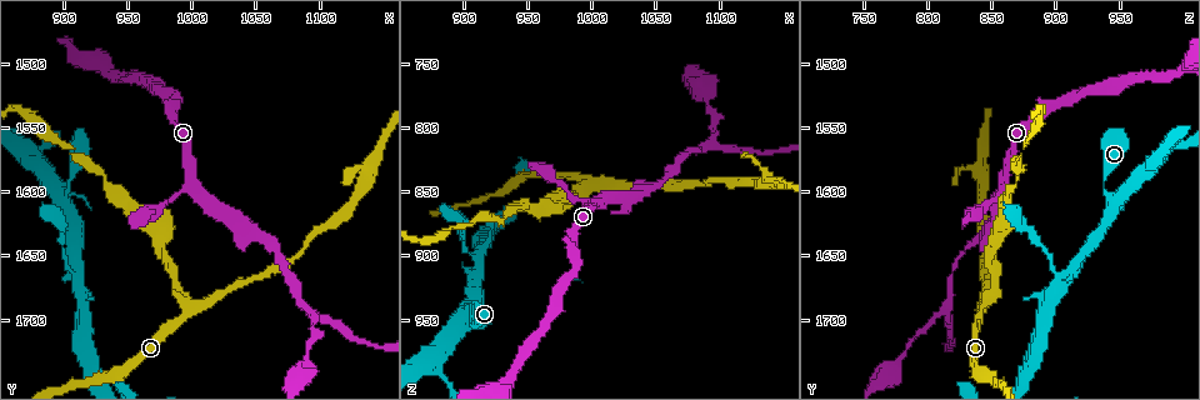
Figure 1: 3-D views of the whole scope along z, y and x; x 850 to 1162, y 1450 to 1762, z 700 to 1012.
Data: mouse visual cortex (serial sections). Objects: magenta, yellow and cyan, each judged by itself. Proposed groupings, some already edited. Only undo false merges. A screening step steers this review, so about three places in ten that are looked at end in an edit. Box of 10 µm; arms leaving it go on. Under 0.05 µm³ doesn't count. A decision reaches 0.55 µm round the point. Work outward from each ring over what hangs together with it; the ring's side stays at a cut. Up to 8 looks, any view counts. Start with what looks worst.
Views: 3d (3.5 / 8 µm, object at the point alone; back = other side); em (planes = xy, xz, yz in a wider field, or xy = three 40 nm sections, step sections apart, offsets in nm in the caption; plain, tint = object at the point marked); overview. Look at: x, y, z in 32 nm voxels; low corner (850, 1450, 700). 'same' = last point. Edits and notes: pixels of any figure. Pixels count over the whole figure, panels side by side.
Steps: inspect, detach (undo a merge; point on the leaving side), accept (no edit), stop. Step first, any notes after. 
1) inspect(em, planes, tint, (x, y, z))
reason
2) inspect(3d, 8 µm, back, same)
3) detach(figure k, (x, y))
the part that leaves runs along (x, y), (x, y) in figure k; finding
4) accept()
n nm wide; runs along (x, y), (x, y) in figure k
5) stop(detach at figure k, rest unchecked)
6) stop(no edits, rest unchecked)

inspect(3d, 8 µm, (994, 1696, 842))

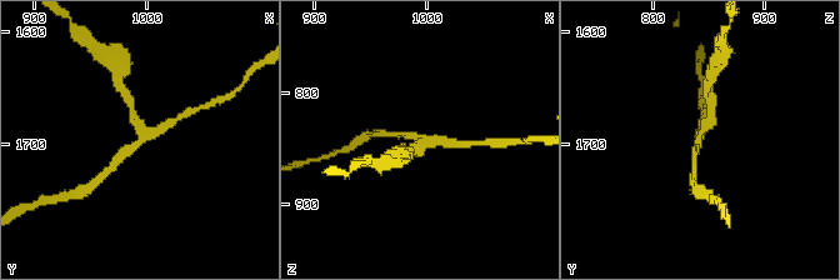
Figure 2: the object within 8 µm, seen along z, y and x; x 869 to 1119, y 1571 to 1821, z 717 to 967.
inspect(3d, 3.5 µm, same)

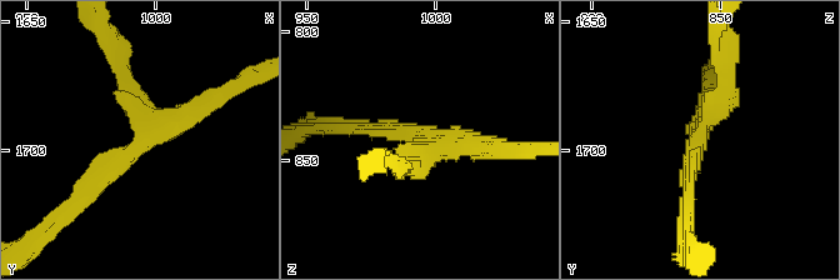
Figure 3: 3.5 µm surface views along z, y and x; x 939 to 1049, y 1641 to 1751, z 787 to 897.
inspect(em, xy, step 2, tint, (996, 1695, 842))
3 arms; arms of 200, 250, 250 nm; shape alone is not enough

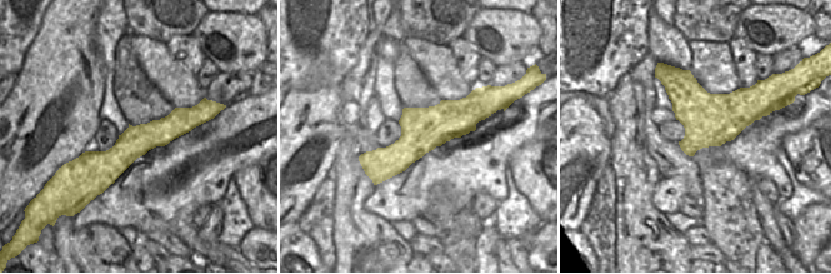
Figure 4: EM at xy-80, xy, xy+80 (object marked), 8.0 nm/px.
detach(figure 3, (120, 64))
the part that leaves runs along (138, 110), (123, 49), (110, 34) in figure 3; a second cell is stuck on

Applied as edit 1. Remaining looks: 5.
inspect(overview)
redraw

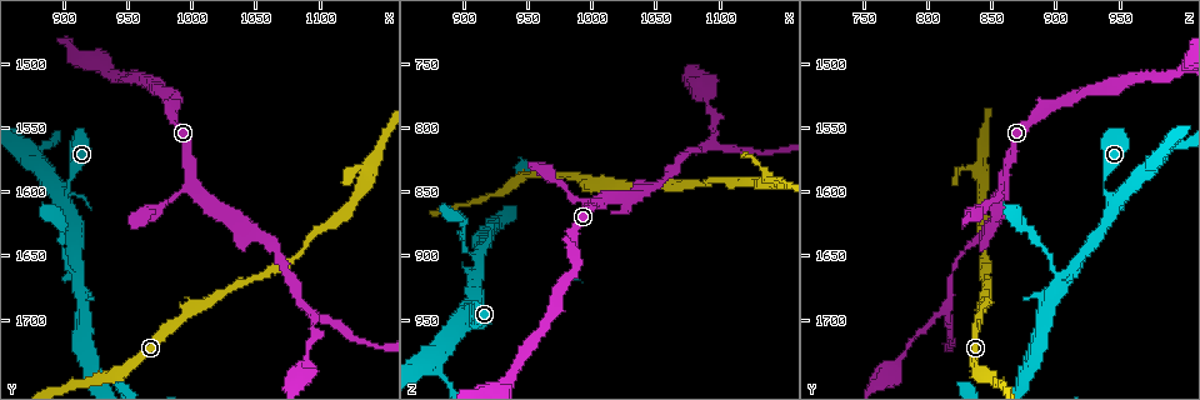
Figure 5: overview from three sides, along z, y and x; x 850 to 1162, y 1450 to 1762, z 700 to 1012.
inspect(3d, 3.5 µm, (1090, 1694, 810))
three-way junction

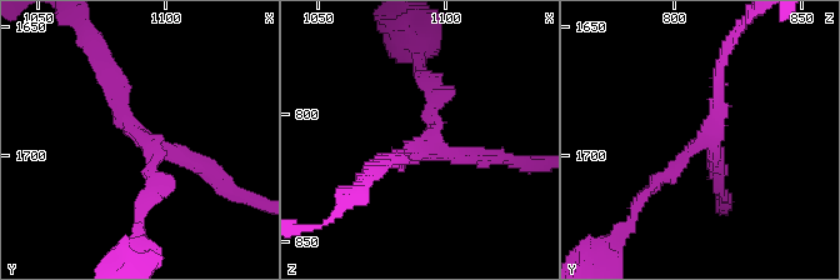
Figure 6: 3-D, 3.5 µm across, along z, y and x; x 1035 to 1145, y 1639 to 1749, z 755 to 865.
inspect(em, xy, step 2, tint, (1091, 1694, 812))
3 arms; arms of 150, 150, 200 nm; now the EM

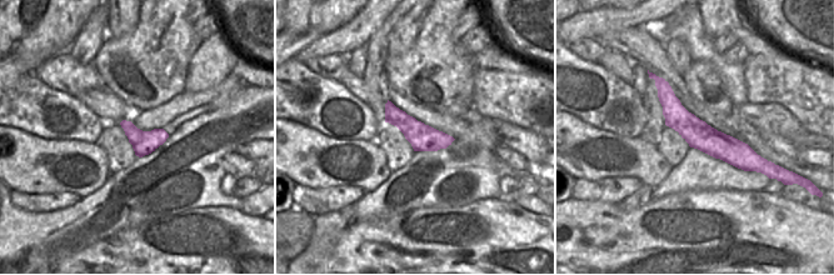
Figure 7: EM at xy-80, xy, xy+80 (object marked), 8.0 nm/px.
accept()
runs along (658, 83), (702, 136), (755, 159) in figure 7; all the same cell

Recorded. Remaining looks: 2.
inspect(3d, 3.5 µm, (904, 1608, 944))
narrows sharply

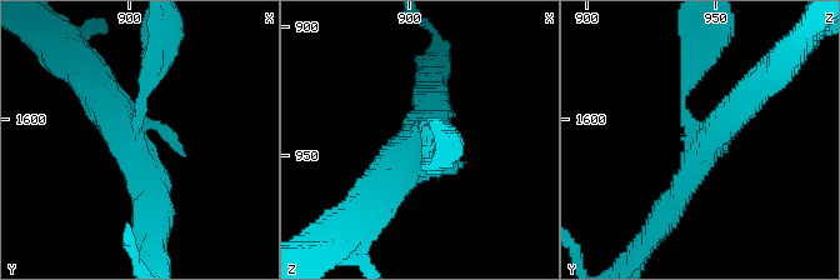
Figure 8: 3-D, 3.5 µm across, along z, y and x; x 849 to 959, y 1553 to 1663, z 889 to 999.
inspect(em, xy, step 5, tint, (902, 1606, 945))

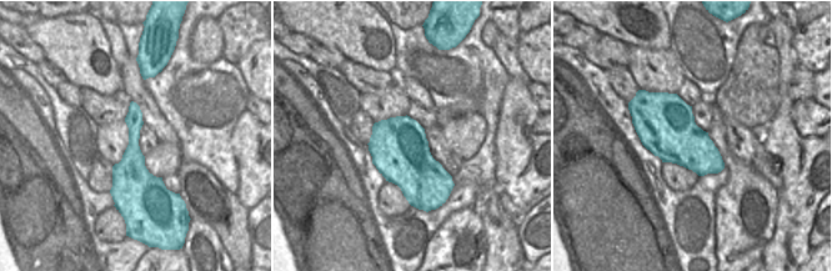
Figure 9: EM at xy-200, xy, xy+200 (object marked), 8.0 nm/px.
accept()
runs along (156, 64), (134, 129), (153, 209) in figure 8; all the same cell

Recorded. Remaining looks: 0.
stop(detach at figure 3, rest unchecked)

